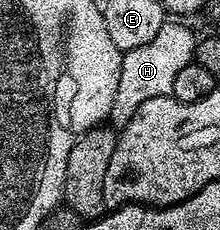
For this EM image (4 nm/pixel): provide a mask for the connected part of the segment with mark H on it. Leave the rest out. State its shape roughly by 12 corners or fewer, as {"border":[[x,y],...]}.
{"border":[[182,21],[123,55],[116,107],[166,98],[192,65],[197,37]]}

